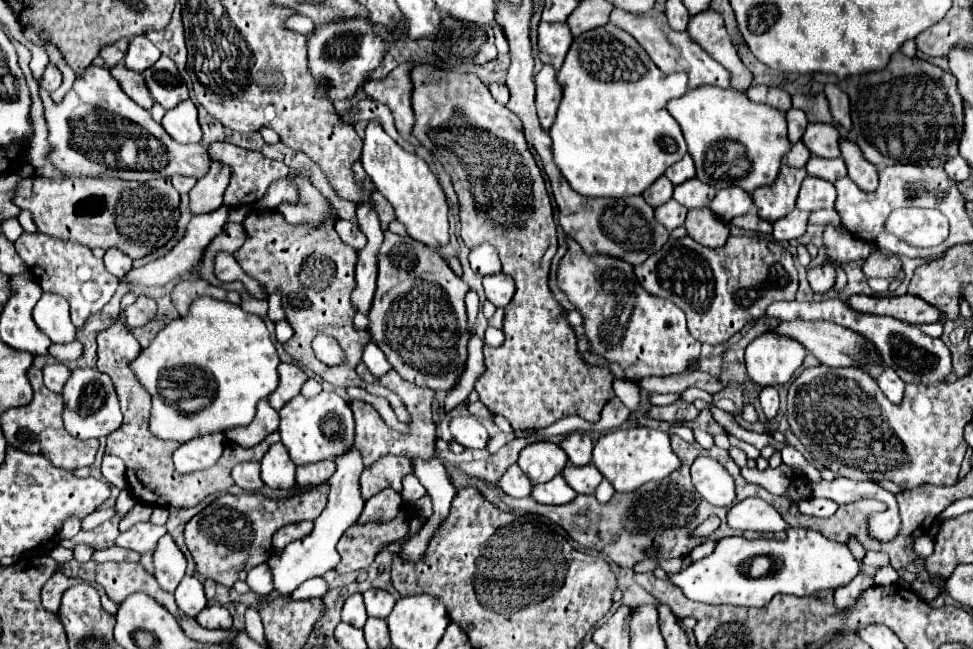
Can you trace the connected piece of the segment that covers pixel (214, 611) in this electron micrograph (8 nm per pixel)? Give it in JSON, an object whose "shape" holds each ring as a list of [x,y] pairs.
{"shape":[[[218,603],[208,605],[202,613],[198,613],[196,621],[206,629],[232,629],[232,615]]]}

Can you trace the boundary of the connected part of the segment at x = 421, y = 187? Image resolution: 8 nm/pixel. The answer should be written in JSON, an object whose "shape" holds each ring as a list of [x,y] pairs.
{"shape":[[[372,121],[366,127],[362,165],[364,171],[370,175],[370,179],[374,181],[374,185],[378,187],[378,191],[394,207],[398,221],[406,225],[406,231],[412,239],[436,249],[448,245],[450,235],[448,235],[446,195],[424,159],[406,153],[392,137],[384,133],[384,129],[376,121]]]}

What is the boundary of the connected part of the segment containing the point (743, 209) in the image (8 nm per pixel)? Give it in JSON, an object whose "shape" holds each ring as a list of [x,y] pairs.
{"shape":[[[724,187],[716,193],[710,207],[722,221],[728,223],[732,217],[748,213],[748,209],[752,207],[752,197],[740,187]]]}

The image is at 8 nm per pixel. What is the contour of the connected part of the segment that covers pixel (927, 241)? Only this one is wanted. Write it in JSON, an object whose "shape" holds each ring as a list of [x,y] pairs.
{"shape":[[[898,209],[890,215],[886,229],[906,239],[910,245],[932,247],[946,239],[948,223],[940,211],[934,209]]]}

